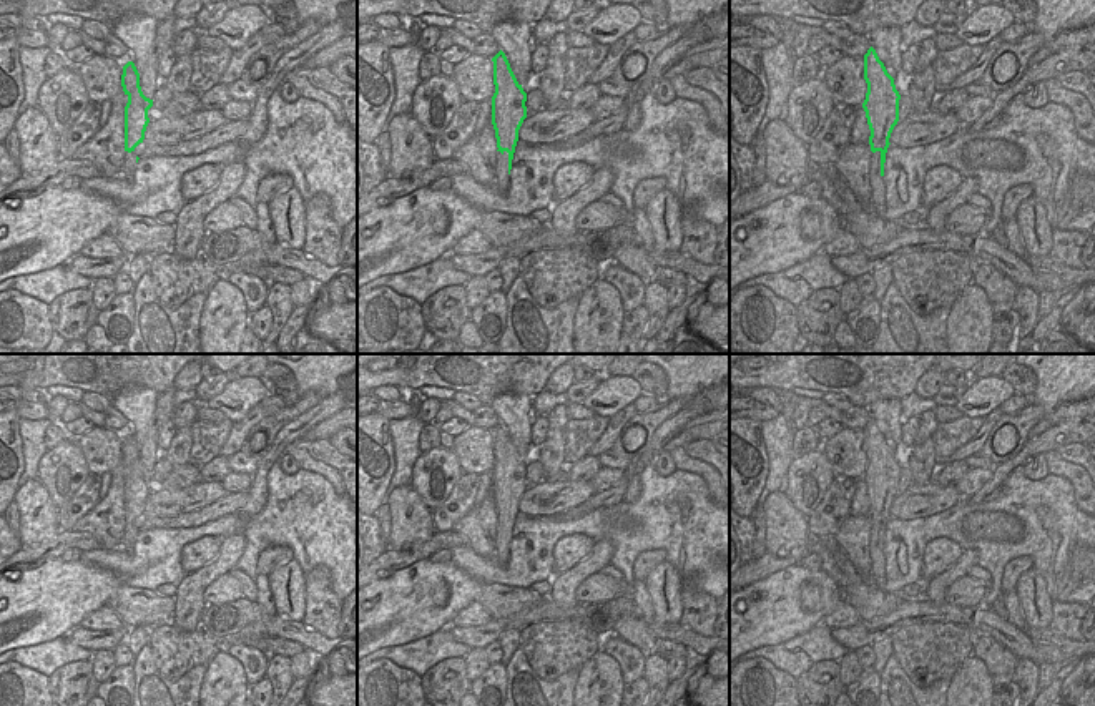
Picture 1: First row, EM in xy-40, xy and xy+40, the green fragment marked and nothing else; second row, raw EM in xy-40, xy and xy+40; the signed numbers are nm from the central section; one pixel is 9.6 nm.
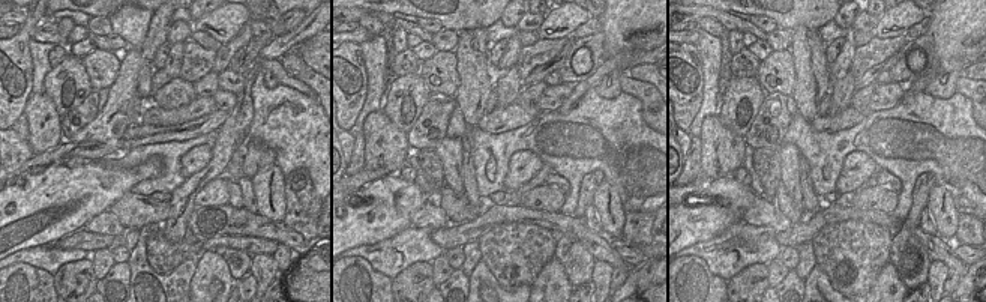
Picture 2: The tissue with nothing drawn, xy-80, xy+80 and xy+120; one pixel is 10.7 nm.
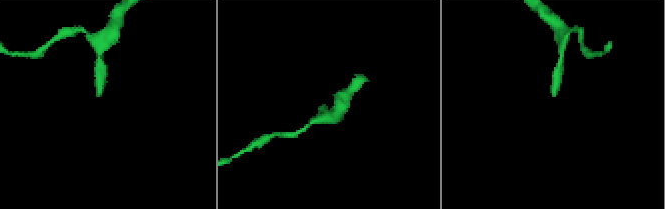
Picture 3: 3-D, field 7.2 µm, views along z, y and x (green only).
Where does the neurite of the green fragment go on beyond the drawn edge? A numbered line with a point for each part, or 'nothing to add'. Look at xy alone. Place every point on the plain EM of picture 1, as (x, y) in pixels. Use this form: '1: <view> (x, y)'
1: xy (502, 550)

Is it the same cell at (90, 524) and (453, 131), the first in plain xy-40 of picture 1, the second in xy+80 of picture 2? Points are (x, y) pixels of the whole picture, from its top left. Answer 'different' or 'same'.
different

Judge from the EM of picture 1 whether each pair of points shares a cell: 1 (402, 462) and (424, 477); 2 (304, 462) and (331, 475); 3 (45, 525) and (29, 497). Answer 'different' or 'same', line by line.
1: different
2: same
3: same

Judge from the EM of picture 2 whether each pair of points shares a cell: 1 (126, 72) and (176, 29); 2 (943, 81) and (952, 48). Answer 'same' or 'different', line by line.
1: different
2: same

